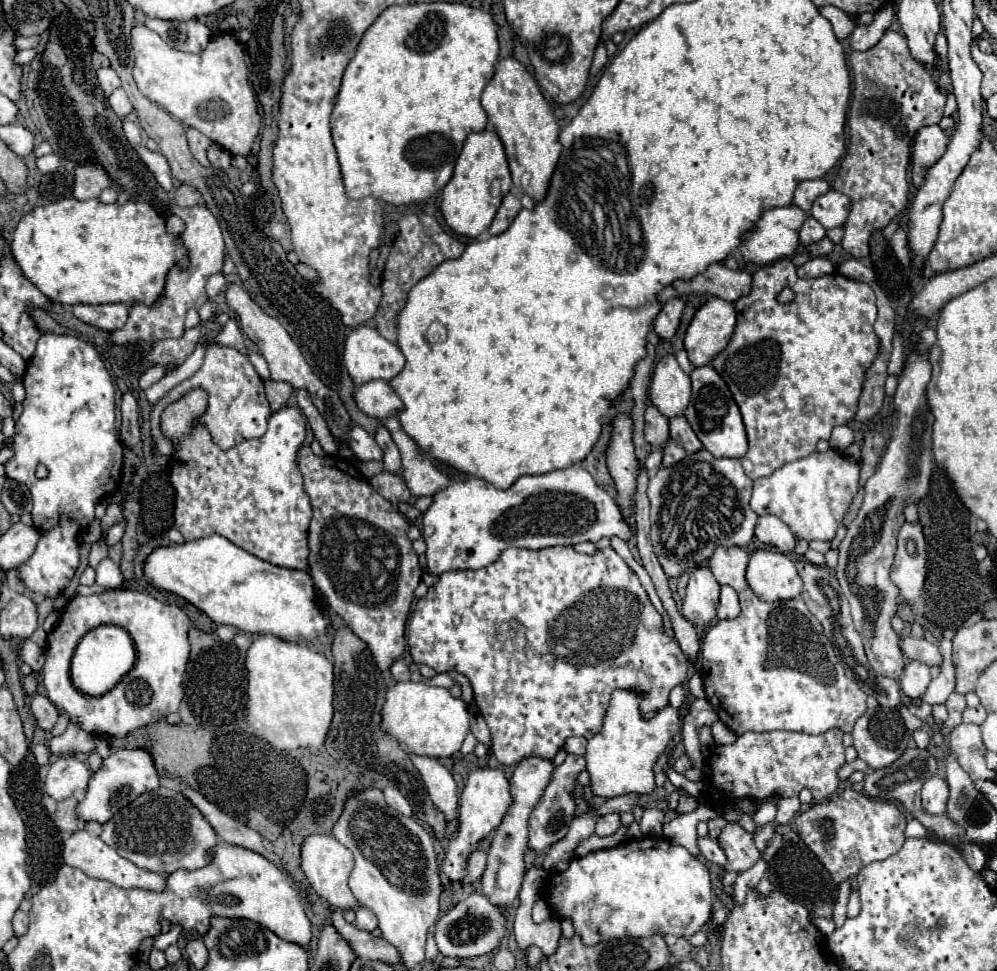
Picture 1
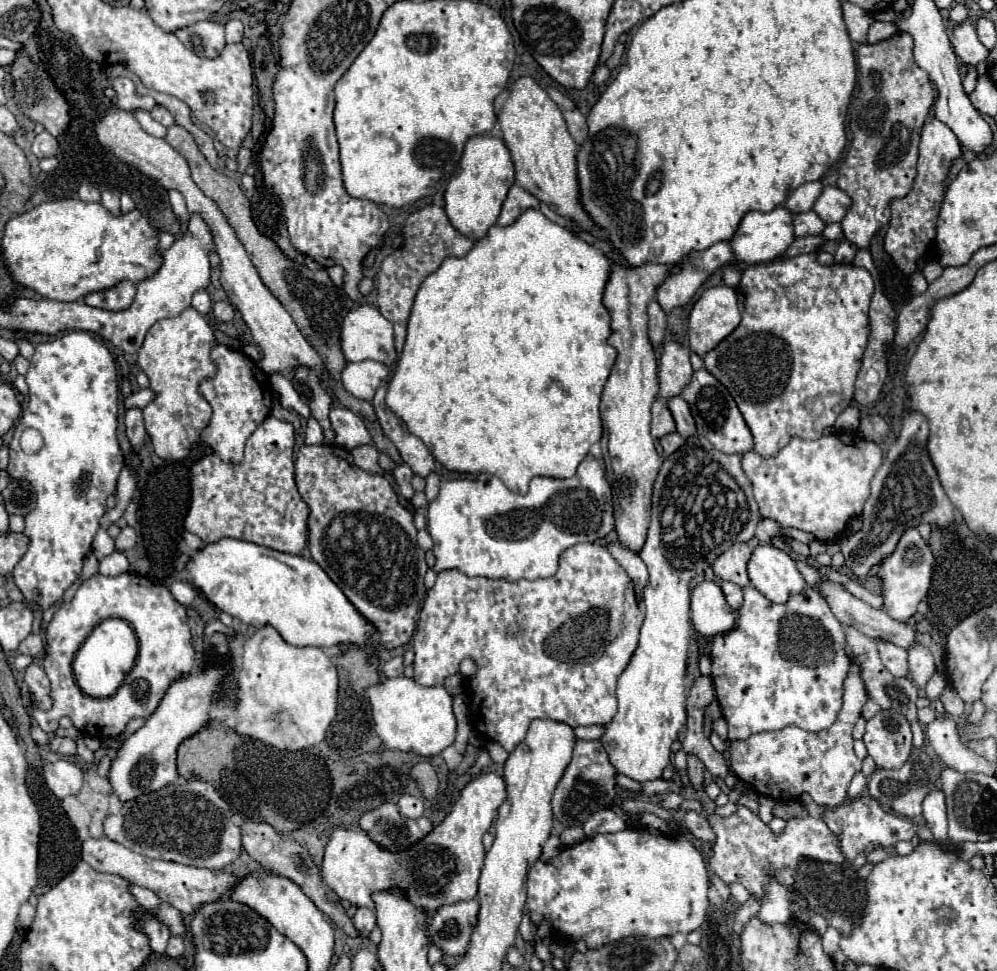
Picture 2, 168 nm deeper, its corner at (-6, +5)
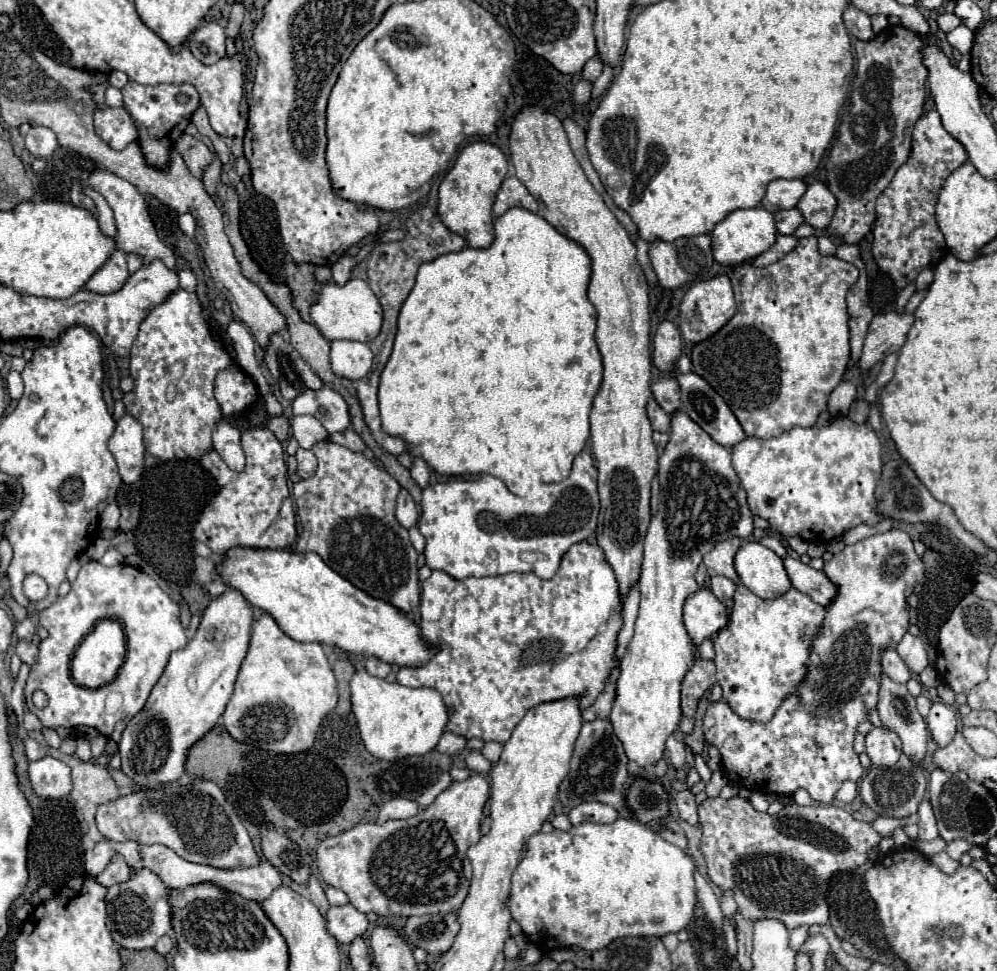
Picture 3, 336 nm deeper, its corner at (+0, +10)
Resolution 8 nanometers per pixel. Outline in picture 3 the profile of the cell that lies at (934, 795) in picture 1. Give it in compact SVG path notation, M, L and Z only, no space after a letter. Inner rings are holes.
M923 799L919 803L919 837L917 839L923 839L923 841L931 841L935 837L939 837L939 831L937 831L937 821L935 821L935 815L933 815L933 807L927 799Z

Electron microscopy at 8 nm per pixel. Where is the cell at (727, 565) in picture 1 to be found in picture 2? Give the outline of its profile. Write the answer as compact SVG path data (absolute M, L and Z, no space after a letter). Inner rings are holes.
M733 544L727 552L723 552L715 560L713 572L719 580L729 580L743 588L749 584L749 576L747 576L749 558L751 558L751 548L747 544Z

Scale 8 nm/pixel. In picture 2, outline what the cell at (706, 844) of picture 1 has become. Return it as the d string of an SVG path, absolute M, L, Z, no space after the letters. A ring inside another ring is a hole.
M687 810L685 816L683 816L683 826L685 826L693 836L697 836L697 838L703 840L703 842L713 842L713 840L715 840L713 828L709 826L707 818L701 816L699 812Z

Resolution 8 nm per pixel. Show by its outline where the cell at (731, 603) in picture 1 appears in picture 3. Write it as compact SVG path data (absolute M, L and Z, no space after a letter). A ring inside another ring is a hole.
M711 577L711 591L721 601L729 601L735 595L735 583L727 577Z

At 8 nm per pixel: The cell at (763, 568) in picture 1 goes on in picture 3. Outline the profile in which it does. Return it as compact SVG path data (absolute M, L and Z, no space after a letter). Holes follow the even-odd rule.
M747 541L739 547L735 571L741 583L761 599L777 599L791 589L783 559L761 541Z

